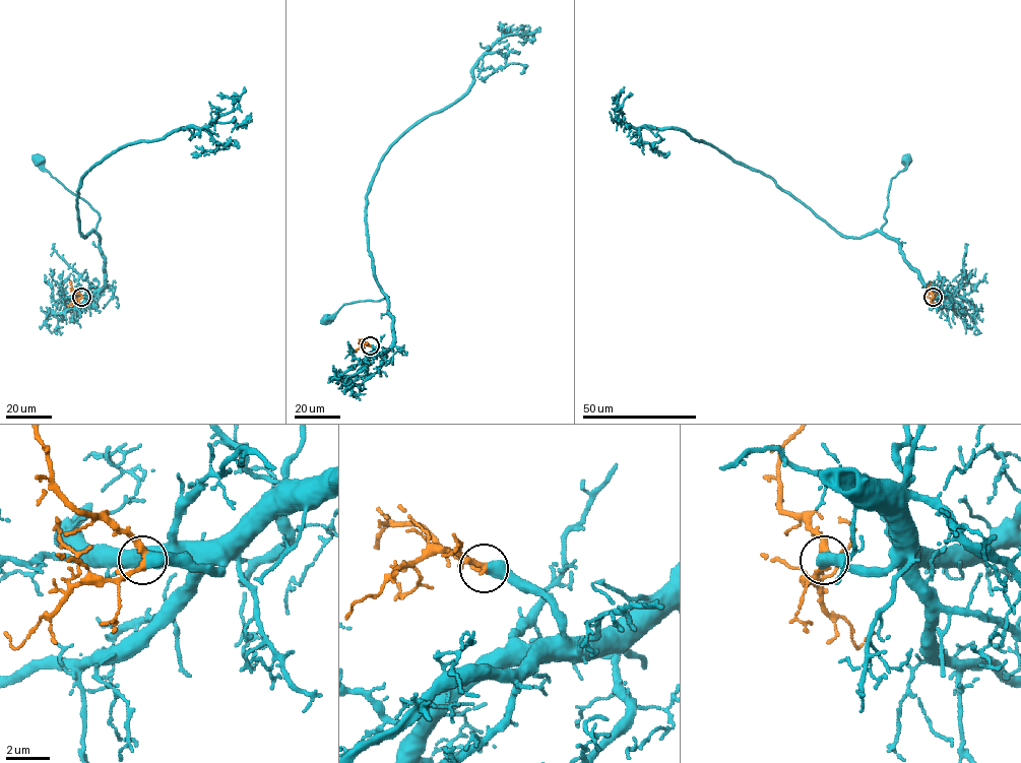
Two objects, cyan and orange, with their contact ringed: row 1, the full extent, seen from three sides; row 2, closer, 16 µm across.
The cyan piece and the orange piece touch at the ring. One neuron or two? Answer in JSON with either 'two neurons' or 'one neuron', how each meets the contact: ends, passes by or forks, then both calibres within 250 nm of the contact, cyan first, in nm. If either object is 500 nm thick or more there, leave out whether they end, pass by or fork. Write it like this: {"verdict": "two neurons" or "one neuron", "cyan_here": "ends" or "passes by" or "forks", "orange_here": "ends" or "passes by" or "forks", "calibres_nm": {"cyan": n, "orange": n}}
{"verdict": "one neuron", "calibres_nm": {"cyan": 550, "orange": 240}}

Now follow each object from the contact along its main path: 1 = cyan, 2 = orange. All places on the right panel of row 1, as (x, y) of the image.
1: (933, 297), (941, 294), (927, 285), (904, 259), (900, 245), (881, 231), (890, 180), (906, 168), (906, 160)
2: (933, 297), (928, 291), (931, 281)

